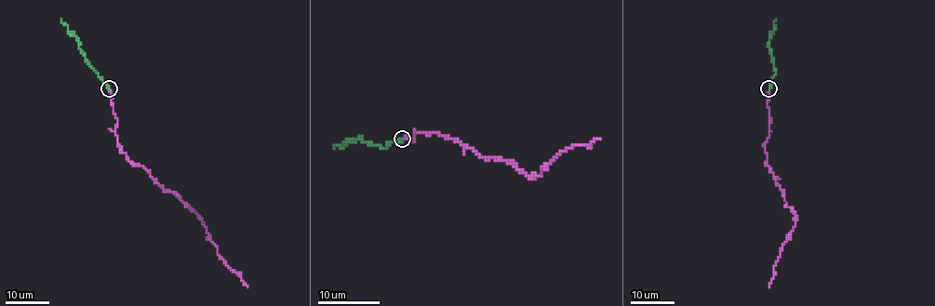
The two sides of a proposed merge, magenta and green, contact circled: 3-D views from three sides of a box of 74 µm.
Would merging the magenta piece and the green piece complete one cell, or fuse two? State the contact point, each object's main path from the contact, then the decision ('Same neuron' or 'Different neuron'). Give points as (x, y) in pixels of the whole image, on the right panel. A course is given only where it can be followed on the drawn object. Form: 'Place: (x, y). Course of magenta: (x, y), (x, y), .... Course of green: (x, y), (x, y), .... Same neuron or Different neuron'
Place: (768, 88). Course of magenta: (768, 89), (769, 135), (766, 142), (766, 164), (795, 215), (795, 226), (782, 246), (769, 286). Course of green: (768, 88), (775, 69), (768, 39), (776, 19). Same neuron

